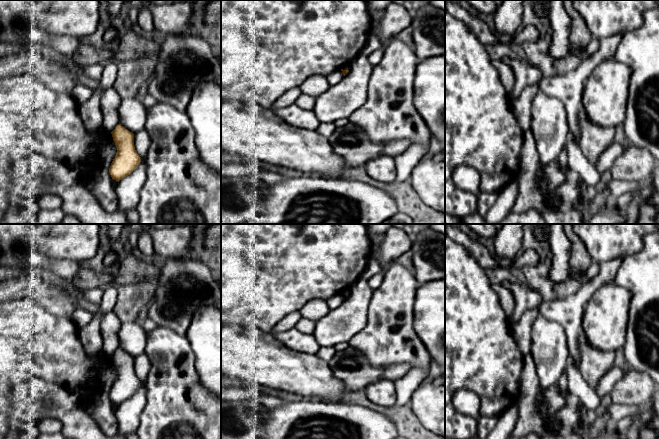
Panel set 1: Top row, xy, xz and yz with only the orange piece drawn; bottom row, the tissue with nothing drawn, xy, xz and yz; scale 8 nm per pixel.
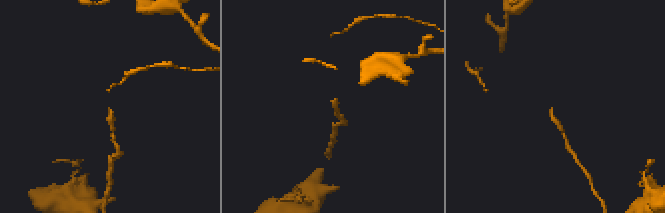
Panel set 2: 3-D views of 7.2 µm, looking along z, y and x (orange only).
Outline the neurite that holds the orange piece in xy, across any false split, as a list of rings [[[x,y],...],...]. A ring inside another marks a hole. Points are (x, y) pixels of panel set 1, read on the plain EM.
[[[121,349],[111,356],[117,377],[109,392],[113,404],[119,406],[132,397],[140,388],[141,381],[134,370],[134,358]]]

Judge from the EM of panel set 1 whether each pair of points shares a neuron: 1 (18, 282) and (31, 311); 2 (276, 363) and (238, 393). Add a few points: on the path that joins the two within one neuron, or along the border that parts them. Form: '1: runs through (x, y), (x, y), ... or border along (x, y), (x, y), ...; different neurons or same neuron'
1: border along (10, 299), (30, 298), (45, 310); different neurons
2: border along (249, 383), (257, 383), (263, 386); different neurons

